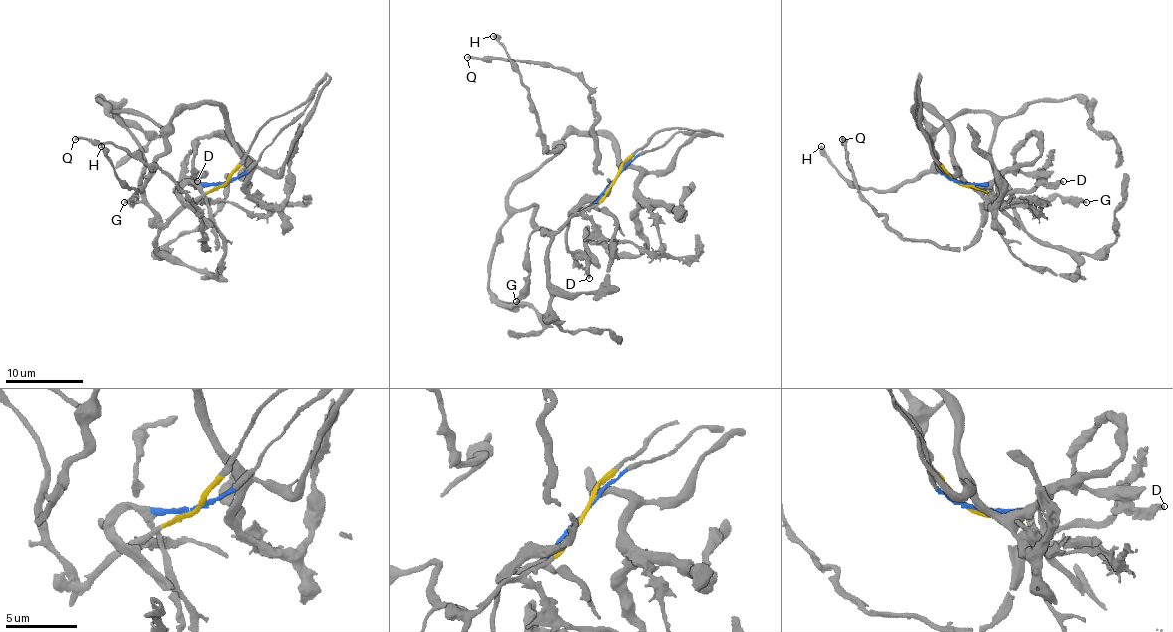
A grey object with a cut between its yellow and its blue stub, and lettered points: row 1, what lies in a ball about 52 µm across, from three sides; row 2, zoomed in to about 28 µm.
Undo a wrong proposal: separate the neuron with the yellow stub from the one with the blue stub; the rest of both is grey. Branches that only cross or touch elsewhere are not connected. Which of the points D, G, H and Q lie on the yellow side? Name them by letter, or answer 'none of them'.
G, H

